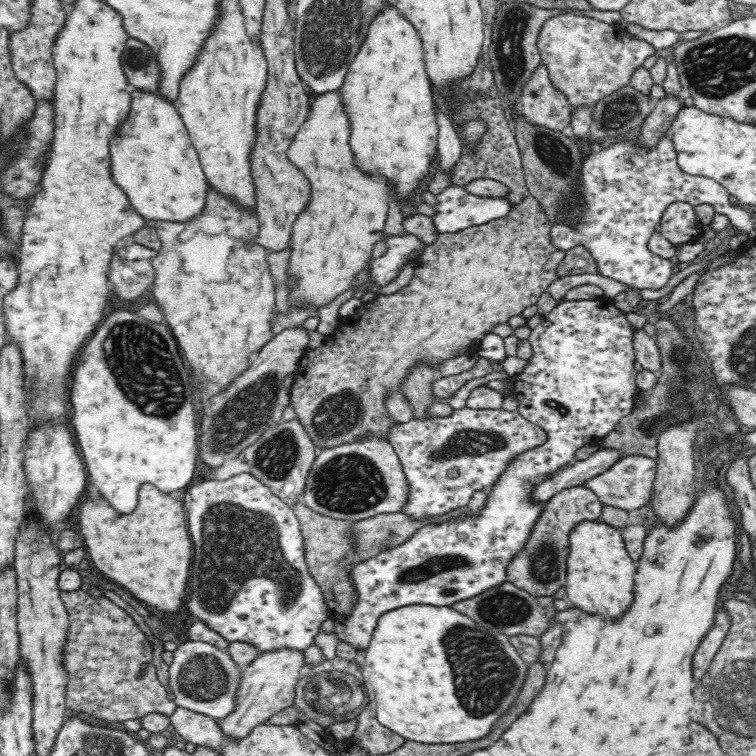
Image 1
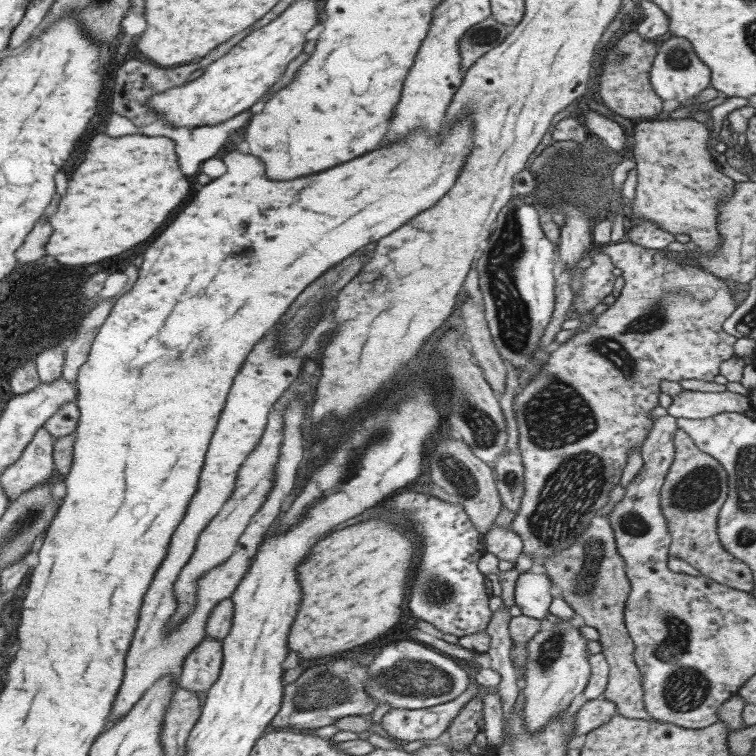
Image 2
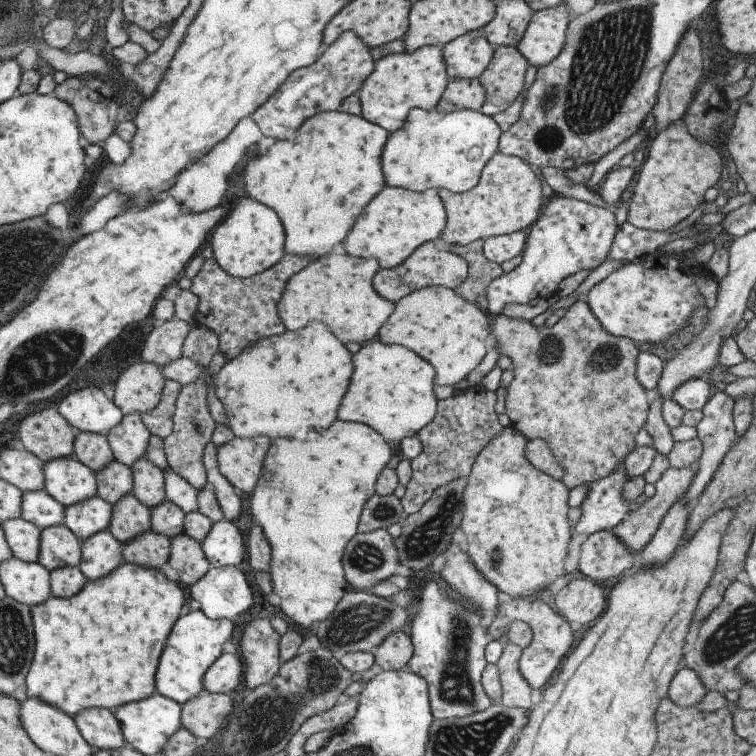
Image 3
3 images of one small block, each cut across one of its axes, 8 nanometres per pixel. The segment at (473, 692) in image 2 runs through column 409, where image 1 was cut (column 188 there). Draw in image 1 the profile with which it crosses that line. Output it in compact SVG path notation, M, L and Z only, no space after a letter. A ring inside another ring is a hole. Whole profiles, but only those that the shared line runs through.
M178 706L169 716L169 723L177 736L182 736L192 744L220 748L224 742L224 736L217 727L216 719L208 715Z

